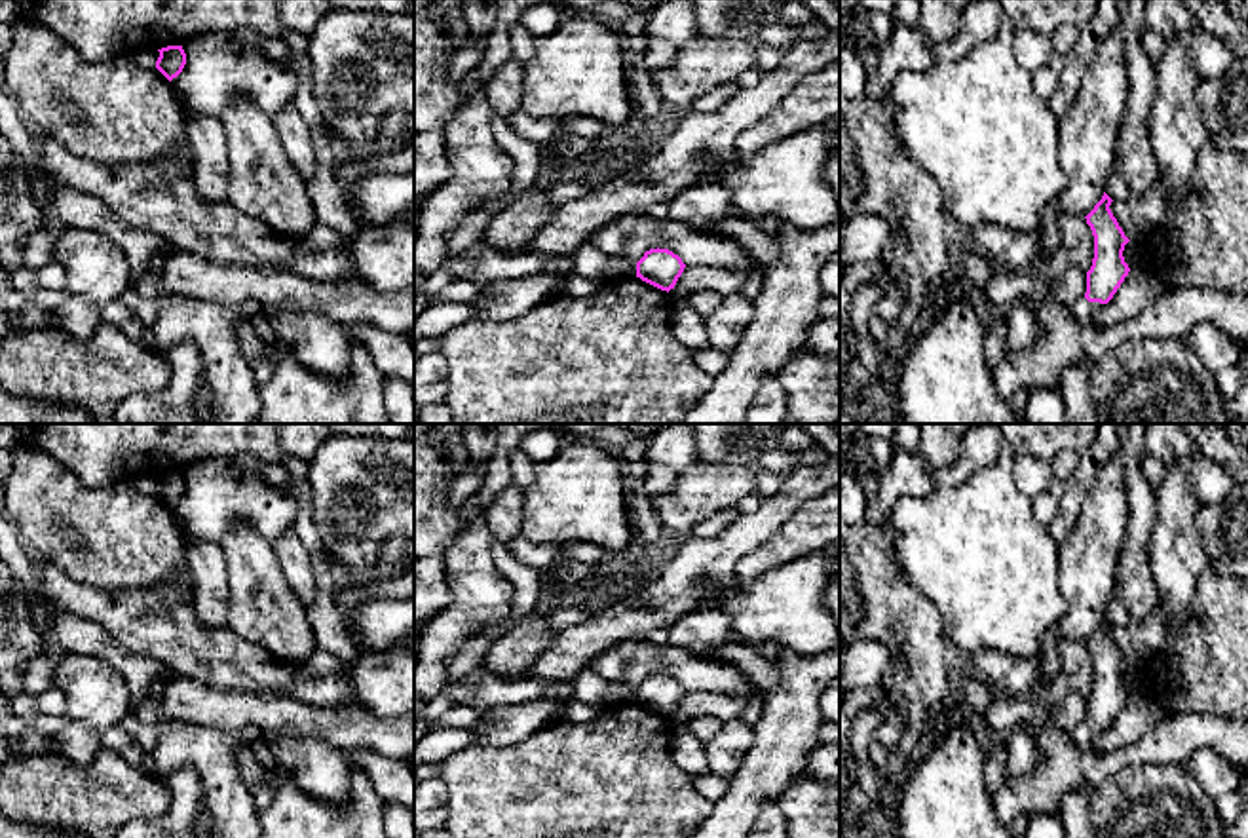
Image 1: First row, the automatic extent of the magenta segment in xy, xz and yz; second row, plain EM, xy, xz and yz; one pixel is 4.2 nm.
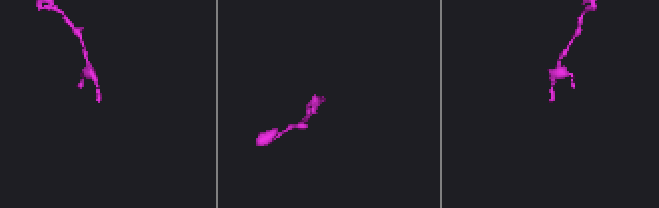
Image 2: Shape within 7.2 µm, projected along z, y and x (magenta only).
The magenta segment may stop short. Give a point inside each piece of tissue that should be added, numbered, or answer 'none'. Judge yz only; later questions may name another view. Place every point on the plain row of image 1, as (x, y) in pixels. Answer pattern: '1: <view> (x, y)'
1: yz (1083, 736)

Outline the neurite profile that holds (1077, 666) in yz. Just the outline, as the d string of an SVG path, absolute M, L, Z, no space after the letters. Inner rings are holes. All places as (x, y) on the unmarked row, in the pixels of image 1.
M1060 635L1056 638L1056 648L1062 659L1062 673L1069 682L1069 690L1088 697L1094 684L1094 661L1087 650L1087 644L1069 635Z

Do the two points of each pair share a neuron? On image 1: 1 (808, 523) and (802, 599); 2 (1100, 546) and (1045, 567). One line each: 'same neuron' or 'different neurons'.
1: different neurons
2: different neurons

